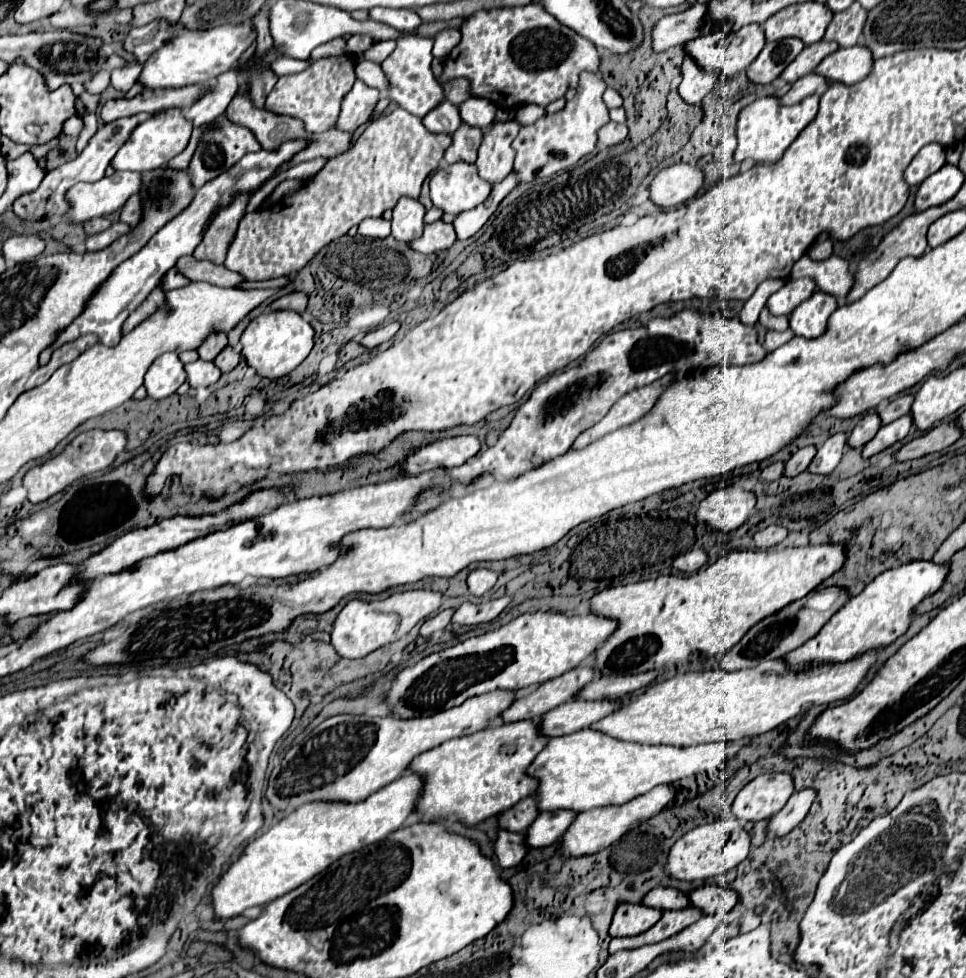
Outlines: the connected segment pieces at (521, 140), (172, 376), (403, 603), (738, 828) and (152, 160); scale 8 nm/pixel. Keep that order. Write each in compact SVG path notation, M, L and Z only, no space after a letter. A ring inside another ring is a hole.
M582 73L576 97L566 103L566 107L554 115L544 115L532 125L524 125L514 139L512 147L516 149L514 169L520 175L520 181L554 177L562 171L572 169L580 157L588 155L596 147L596 131L606 125L608 107L602 101L602 93L606 91L606 83L602 73Z
M162 353L162 357L158 357L144 375L144 387L152 399L172 395L184 381L186 371L184 363L178 359L178 353Z
M412 589L394 593L382 601L364 603L360 599L350 599L346 607L338 613L332 629L330 643L336 647L338 655L368 655L374 649L402 639L418 621L432 615L442 605L442 593L428 589Z
M720 819L708 825L700 825L686 835L682 835L674 847L670 849L668 855L668 867L666 871L684 881L694 881L694 879L708 879L720 873L726 873L728 869L736 867L742 863L748 853L750 853L750 833L740 825L738 819Z
M164 109L132 131L128 141L120 147L120 151L112 159L112 167L116 171L138 171L138 173L164 167L172 157L176 157L178 153L182 153L182 149L186 149L192 129L194 129L192 121L188 121L180 109Z

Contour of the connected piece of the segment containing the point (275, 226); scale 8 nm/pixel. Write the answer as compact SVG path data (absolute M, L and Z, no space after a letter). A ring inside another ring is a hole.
M396 109L390 115L380 117L365 129L350 151L342 153L340 157L328 159L324 169L320 169L320 173L314 177L314 181L310 181L310 185L306 185L306 189L284 197L268 209L248 213L242 219L238 233L230 245L226 267L240 273L246 281L276 279L300 271L324 245L342 237L350 227L358 225L366 217L380 217L386 209L392 209L402 195L416 199L426 175L438 167L448 145L450 135L430 133L422 125L422 121L412 113L406 113L406 109Z

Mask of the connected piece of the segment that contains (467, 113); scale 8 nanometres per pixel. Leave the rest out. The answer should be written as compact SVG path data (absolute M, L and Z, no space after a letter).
M471 97L459 105L462 121L474 127L488 127L494 121L496 111L498 107L492 101L486 101L484 97Z

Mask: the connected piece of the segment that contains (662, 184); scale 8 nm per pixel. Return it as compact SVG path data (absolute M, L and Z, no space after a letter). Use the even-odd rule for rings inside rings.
M678 163L668 169L662 169L654 177L650 185L650 199L660 207L680 205L688 199L694 199L702 185L704 185L702 167Z

